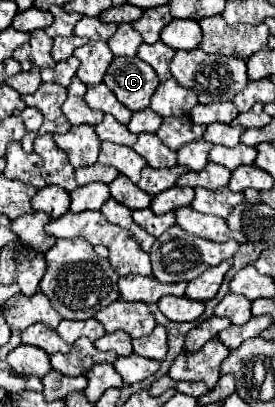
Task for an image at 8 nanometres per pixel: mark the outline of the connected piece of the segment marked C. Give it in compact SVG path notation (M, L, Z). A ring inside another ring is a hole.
M114 57L104 75L104 83L130 111L142 111L150 105L150 97L160 79L156 71L138 57Z

